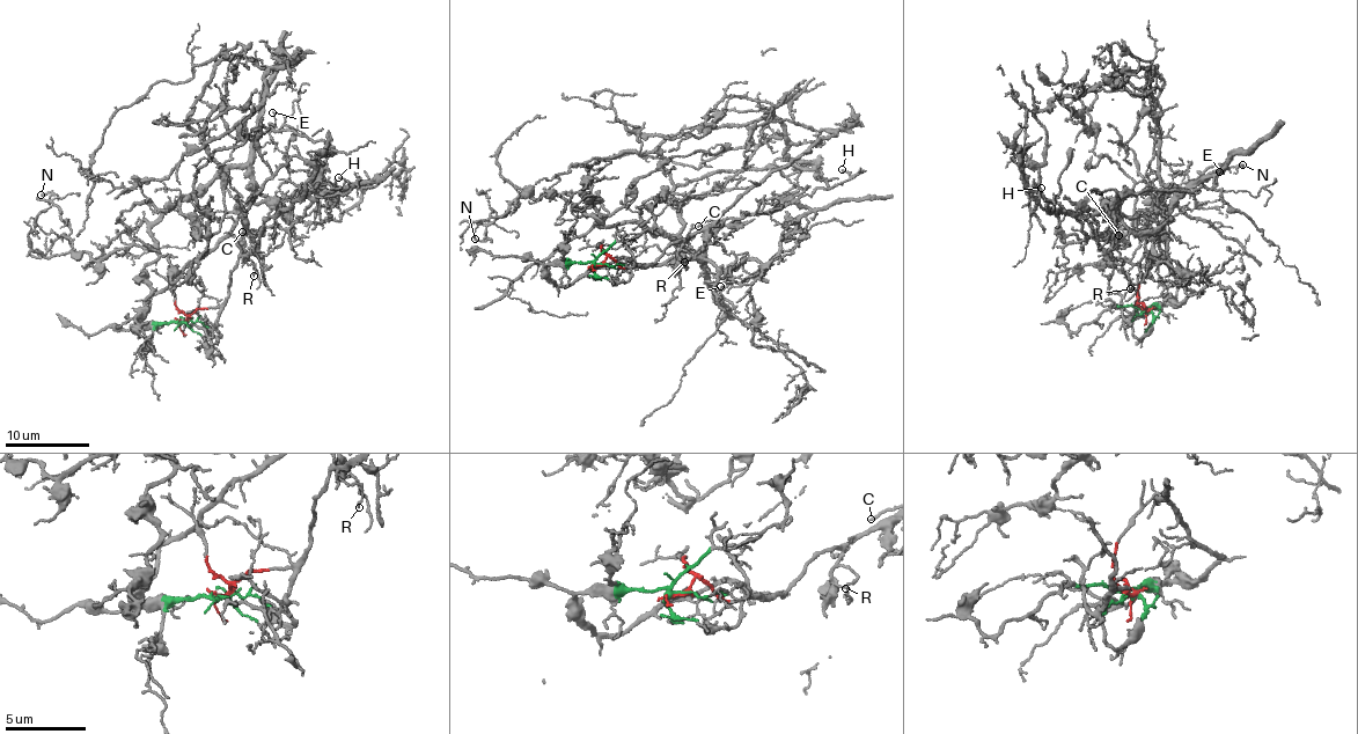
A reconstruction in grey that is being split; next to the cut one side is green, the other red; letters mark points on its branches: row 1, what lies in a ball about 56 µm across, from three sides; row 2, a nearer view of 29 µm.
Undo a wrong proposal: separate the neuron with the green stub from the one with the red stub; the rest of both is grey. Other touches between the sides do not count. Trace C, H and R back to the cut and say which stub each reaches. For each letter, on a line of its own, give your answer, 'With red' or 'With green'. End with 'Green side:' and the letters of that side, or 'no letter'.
C: With red
H: With red
R: With red
Green side: no letter

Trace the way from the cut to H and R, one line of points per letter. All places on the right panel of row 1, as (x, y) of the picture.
H: (1146, 310), (1121, 261), (1100, 246), (1103, 236), (1087, 236), (1077, 214), (1048, 210), (1041, 186)
R: (1146, 310), (1138, 306), (1137, 291), (1124, 271), (1127, 261), (1132, 265), (1128, 272), (1130, 290)

